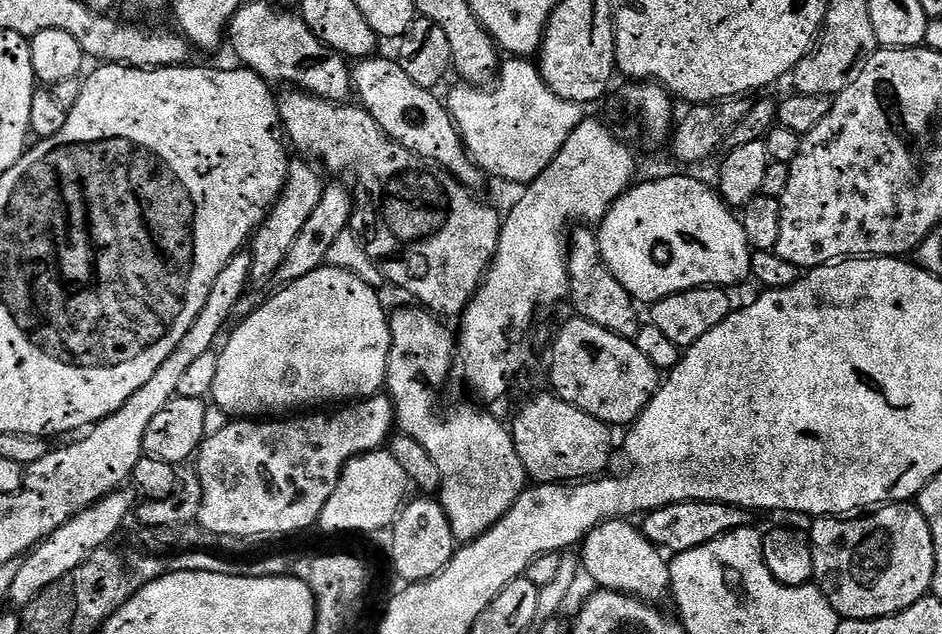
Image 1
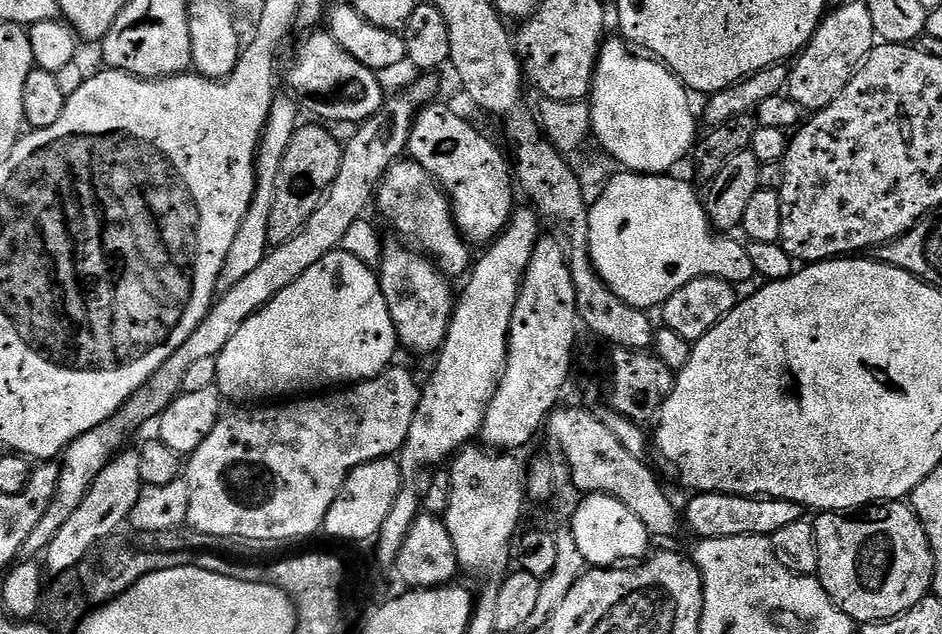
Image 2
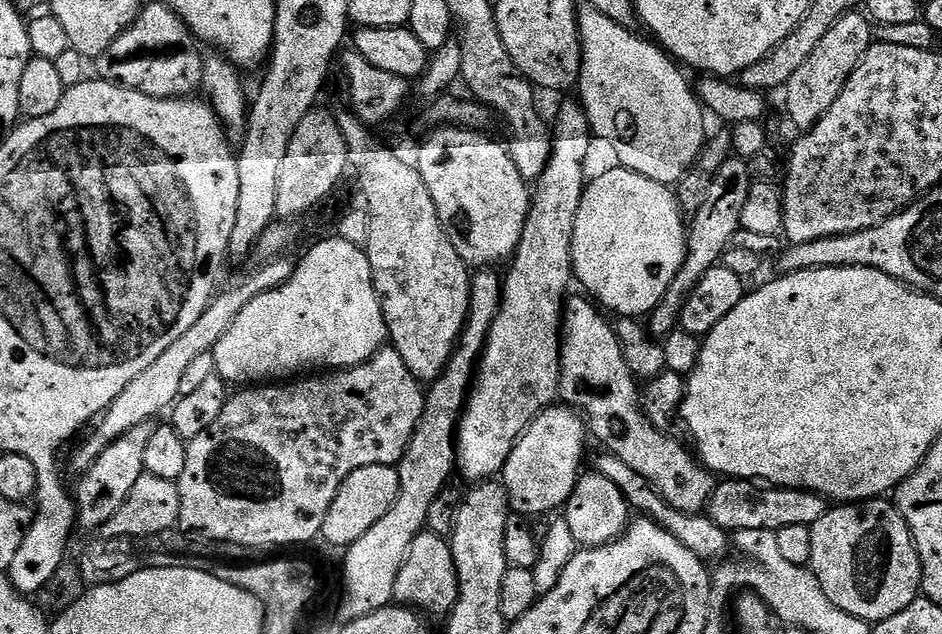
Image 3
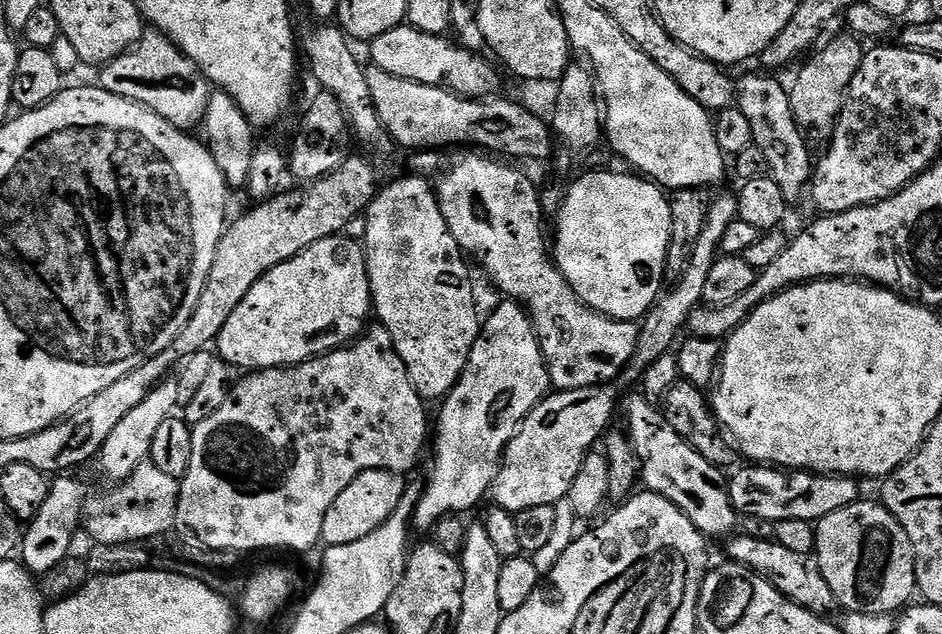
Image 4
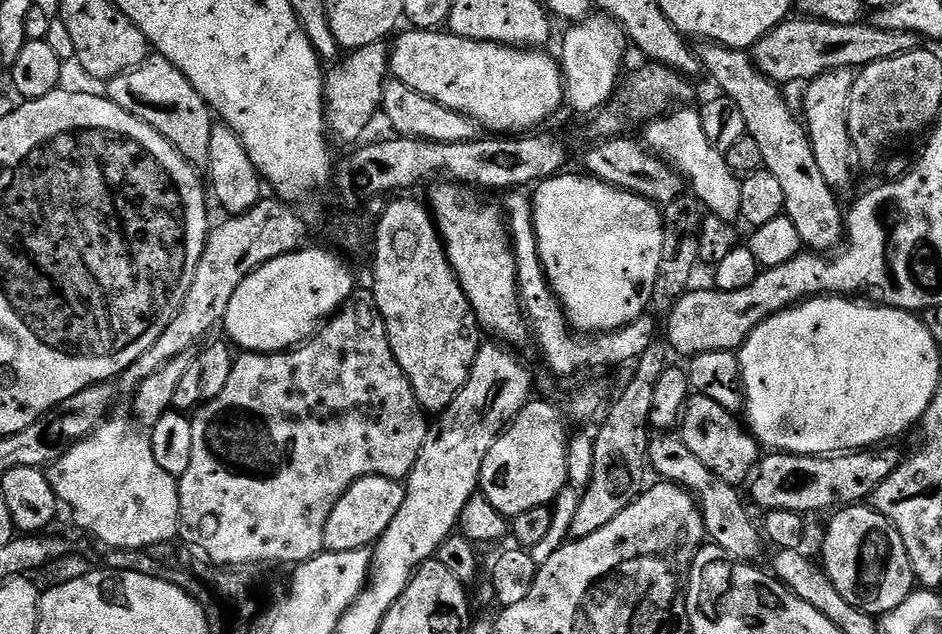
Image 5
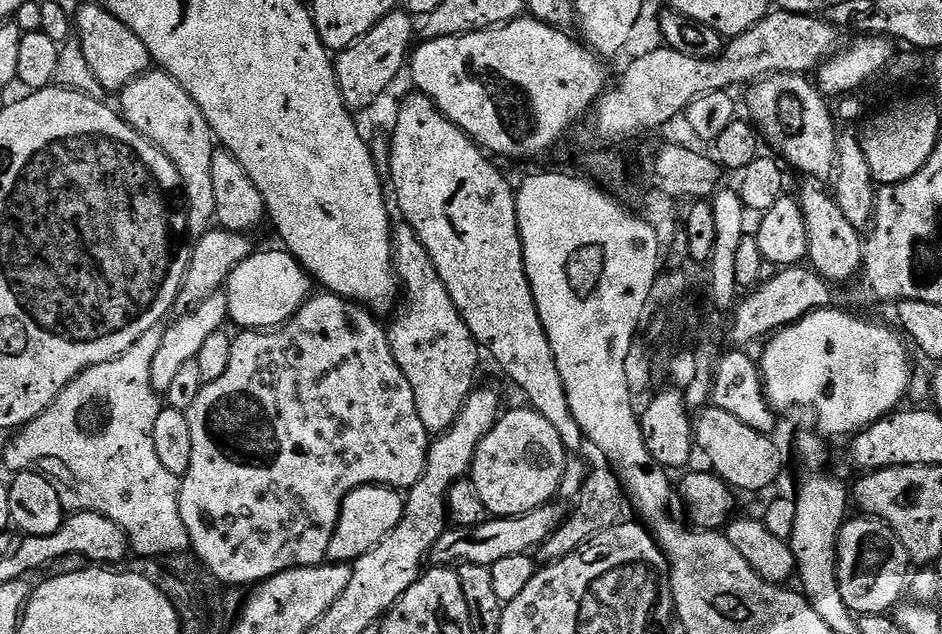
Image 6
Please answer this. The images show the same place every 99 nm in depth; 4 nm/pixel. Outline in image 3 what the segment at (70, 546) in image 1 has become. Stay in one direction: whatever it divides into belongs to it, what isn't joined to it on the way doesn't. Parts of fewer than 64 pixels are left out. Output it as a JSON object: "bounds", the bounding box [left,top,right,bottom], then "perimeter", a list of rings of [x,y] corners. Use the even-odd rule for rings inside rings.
{"bounds":[74,423,152,529],"perimeter":[[[151,423],[134,426],[134,430],[122,434],[122,438],[106,446],[106,450],[96,459],[94,466],[83,473],[79,479],[80,485],[74,488],[76,518],[81,529],[83,527],[103,529],[104,524],[110,522],[110,518],[114,518],[114,514],[118,514],[118,510],[127,502],[128,495],[134,490],[138,478],[145,475],[144,459],[152,429]]]}

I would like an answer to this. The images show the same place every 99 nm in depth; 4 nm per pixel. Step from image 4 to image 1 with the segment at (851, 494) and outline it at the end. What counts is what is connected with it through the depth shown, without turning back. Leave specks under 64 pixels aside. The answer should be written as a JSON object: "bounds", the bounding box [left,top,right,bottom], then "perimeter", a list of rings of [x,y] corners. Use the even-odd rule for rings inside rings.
{"bounds":[642,500,753,554],"perimeter":[[[687,500],[671,504],[665,508],[656,508],[643,517],[642,531],[646,539],[668,554],[694,550],[706,546],[719,536],[730,534],[739,528],[749,527],[753,523],[753,513],[746,508],[730,506],[713,500]]]}

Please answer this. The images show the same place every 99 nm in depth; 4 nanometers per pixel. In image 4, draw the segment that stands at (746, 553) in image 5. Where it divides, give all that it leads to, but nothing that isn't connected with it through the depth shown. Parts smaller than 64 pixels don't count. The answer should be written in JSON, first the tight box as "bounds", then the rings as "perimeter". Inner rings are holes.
{"bounds":[622,394,738,538],"perimeter":[[[640,394],[626,400],[622,404],[622,416],[624,412],[624,420],[628,423],[628,443],[632,445],[632,453],[639,463],[639,479],[643,487],[674,502],[674,506],[678,506],[678,510],[682,510],[682,514],[694,522],[696,529],[705,538],[731,537],[738,528],[738,513],[728,497],[727,487],[720,485],[719,488],[708,481],[718,479],[721,469],[690,447],[678,434],[678,430],[666,422],[663,411],[655,403],[645,400]]]}

